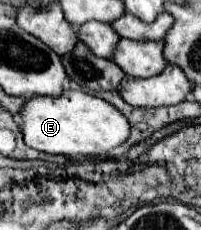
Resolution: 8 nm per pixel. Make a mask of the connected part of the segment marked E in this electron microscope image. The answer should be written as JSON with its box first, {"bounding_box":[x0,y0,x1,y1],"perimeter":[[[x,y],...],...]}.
{"bounding_box":[19,90,129,154],"perimeter":[[[63,90],[61,96],[31,96],[19,110],[23,142],[49,154],[101,154],[123,144],[129,136],[127,118],[103,98],[83,90]]]}

